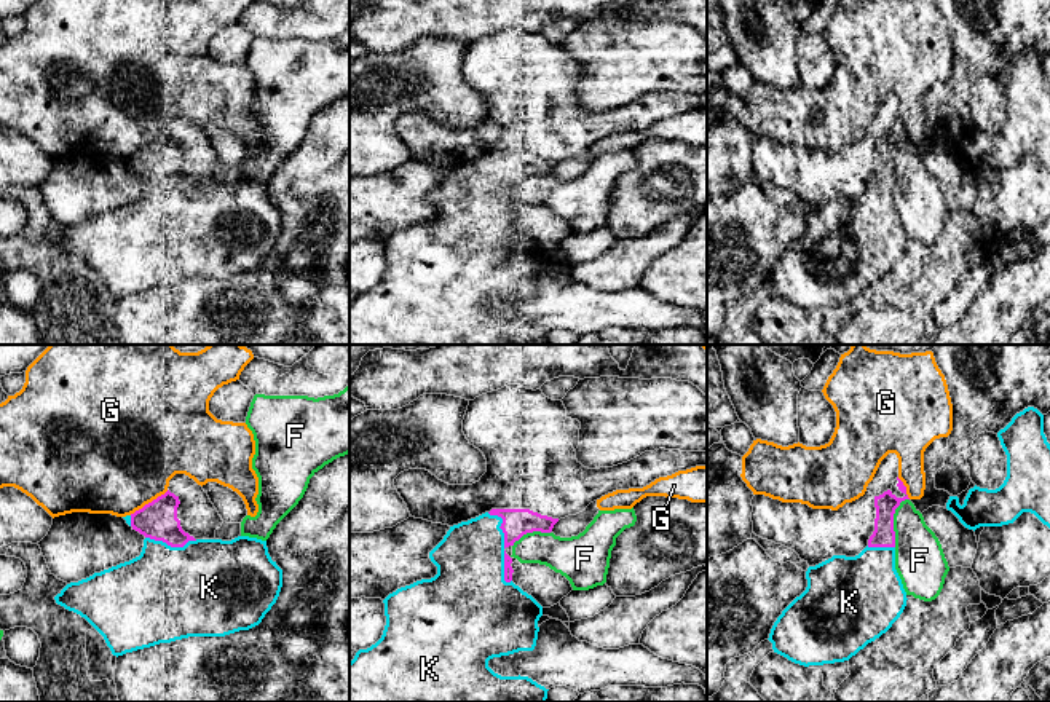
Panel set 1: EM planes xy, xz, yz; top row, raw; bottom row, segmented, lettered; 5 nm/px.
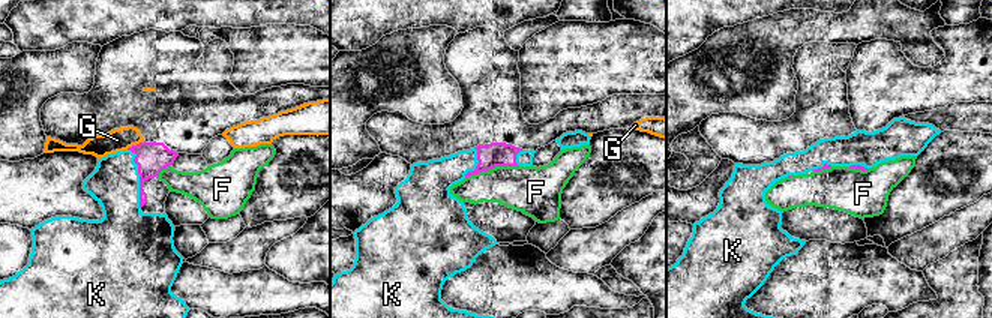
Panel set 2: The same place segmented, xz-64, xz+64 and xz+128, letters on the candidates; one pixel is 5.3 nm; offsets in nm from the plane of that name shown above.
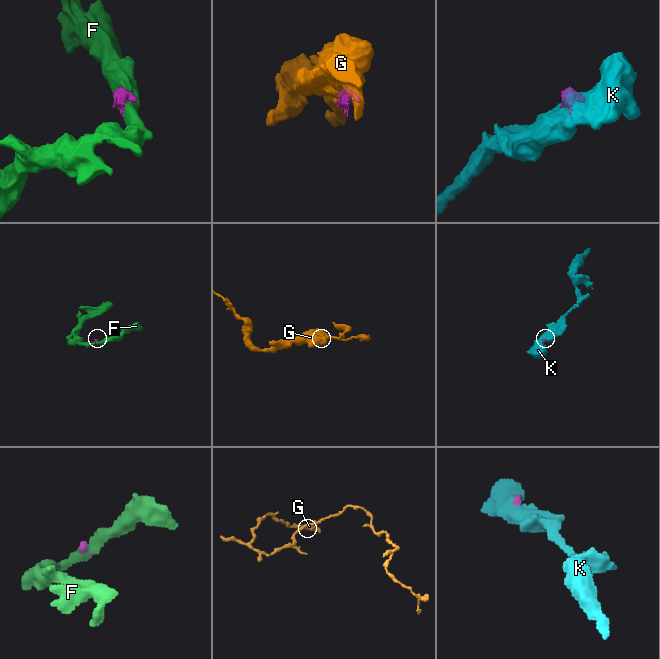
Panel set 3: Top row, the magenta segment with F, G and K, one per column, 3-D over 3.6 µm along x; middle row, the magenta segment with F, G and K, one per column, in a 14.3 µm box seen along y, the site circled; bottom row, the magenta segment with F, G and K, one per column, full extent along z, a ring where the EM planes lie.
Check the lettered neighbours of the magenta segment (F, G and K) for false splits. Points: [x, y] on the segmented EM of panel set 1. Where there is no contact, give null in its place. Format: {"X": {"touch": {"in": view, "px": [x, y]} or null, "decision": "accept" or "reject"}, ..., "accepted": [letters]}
{"F": {"touch": {"in": "yz", "px": [892, 520]}, "decision": "reject"}, "G": {"touch": {"in": "xy", "px": [149, 503]}, "decision": "reject"}, "K": {"touch": {"in": "xy", "px": [171, 546]}, "decision": "accept"}, "accepted": ["K"]}

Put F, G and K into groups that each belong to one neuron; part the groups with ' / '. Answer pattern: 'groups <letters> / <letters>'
groups F / G / K

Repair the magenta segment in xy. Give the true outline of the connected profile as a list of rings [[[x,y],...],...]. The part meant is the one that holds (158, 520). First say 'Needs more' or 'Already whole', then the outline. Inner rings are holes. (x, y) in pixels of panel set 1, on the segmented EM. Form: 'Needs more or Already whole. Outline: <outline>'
Needs more. Outline: [[[169,490],[131,515],[126,523],[145,536],[139,557],[67,584],[56,603],[85,617],[105,640],[113,656],[188,637],[225,637],[262,622],[282,587],[282,570],[271,560],[266,541],[238,536],[231,541],[195,539],[177,519],[179,496]]]

